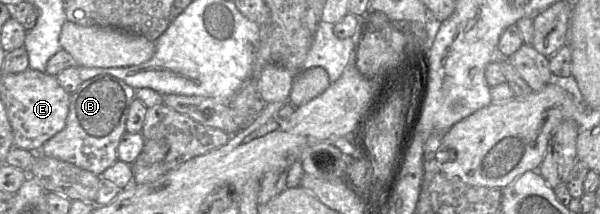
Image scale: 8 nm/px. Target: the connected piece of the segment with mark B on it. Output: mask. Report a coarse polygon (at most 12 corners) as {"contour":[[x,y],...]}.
{"contour":[[111,75],[70,94],[64,129],[42,154],[101,177],[135,90]]}

